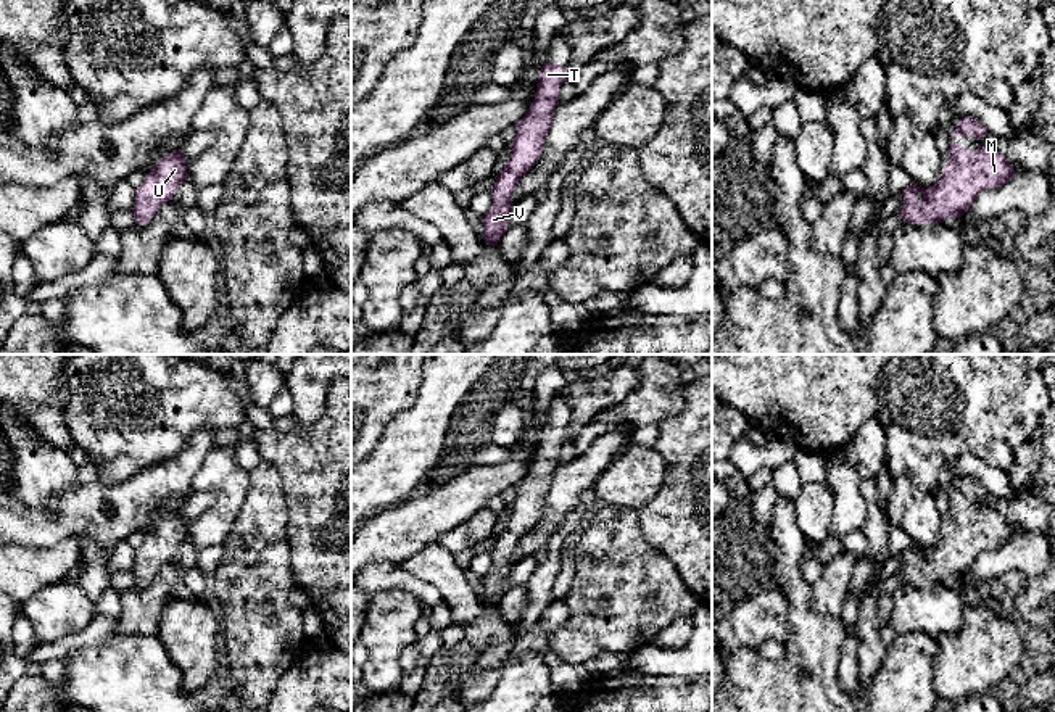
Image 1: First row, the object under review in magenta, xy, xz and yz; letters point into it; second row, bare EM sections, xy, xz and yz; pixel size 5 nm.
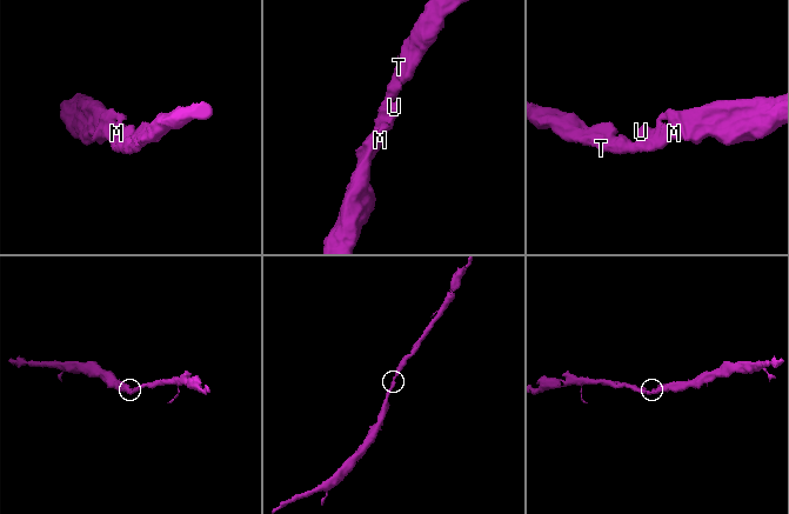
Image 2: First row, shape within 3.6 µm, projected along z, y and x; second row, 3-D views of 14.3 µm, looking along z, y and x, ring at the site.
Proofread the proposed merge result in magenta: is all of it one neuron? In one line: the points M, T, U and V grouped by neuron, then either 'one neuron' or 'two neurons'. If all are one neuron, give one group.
M T U V | one neuron

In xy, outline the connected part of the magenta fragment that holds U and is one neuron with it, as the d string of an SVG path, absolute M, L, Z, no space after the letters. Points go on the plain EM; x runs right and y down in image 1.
M180 511L168 514L159 520L143 544L135 549L137 567L132 573L137 585L148 585L158 573L158 569L172 561L172 556L185 540L185 519Z

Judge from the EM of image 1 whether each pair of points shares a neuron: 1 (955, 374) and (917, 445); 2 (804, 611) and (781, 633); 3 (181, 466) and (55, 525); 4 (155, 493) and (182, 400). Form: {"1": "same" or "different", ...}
{"1": "same", "2": "different", "3": "same", "4": "different"}

